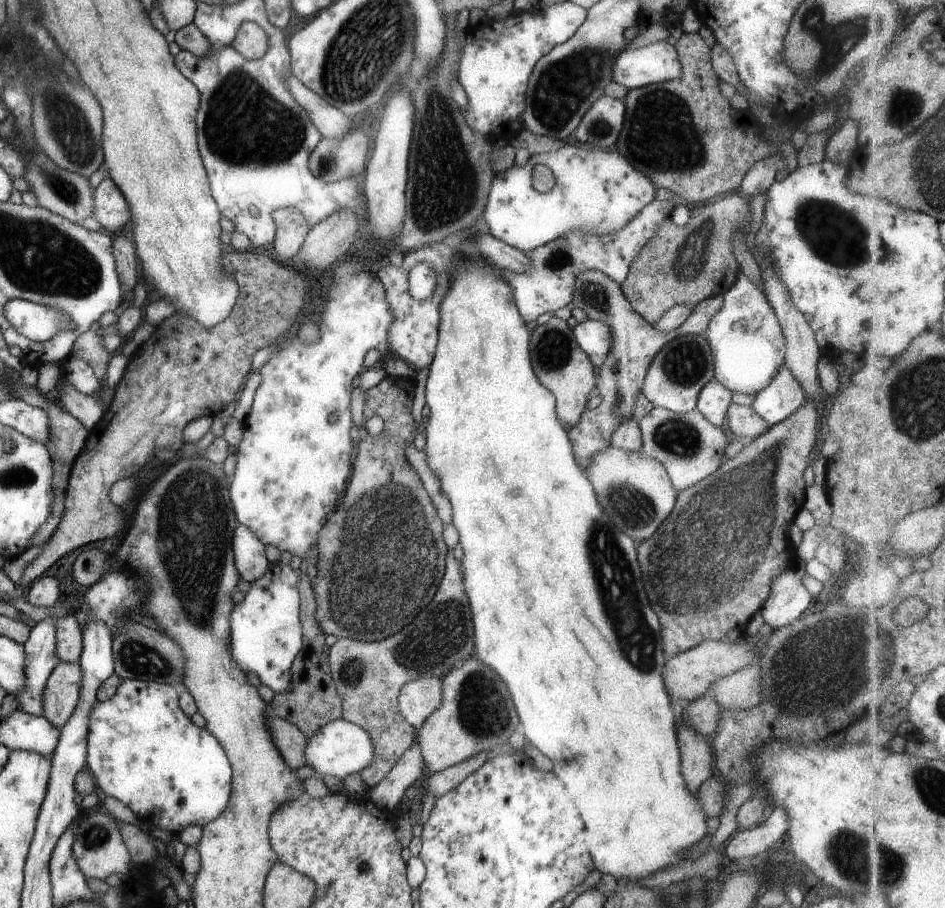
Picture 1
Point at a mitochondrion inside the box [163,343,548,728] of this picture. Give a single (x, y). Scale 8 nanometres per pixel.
(369, 595)

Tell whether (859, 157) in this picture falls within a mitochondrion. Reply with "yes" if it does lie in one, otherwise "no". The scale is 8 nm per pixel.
no

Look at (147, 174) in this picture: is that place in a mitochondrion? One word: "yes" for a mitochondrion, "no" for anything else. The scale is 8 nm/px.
no

